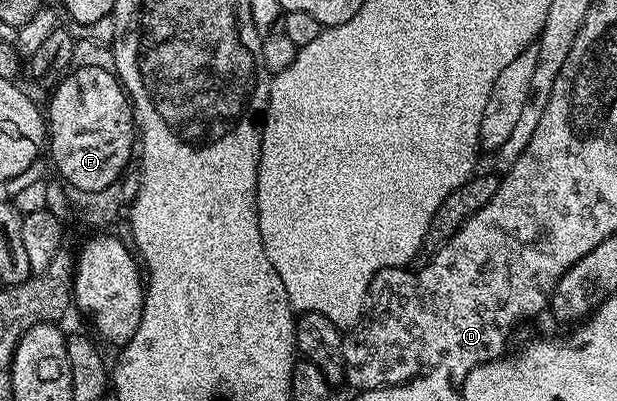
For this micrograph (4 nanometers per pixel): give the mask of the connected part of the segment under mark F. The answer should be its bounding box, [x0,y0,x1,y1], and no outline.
[48,66,136,189]

